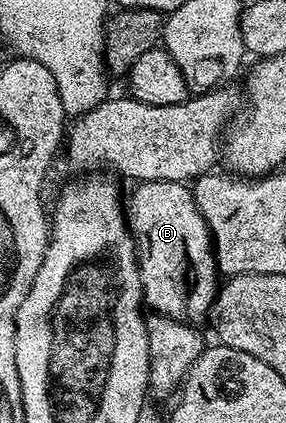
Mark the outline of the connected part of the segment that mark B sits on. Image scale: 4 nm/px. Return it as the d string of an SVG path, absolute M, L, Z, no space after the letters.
M142 181L133 189L136 190L133 191L132 198L127 198L126 201L126 216L130 222L132 238L136 240L136 259L140 263L140 278L144 288L144 305L152 313L161 313L163 317L169 317L175 321L199 322L199 317L204 317L207 313L209 316L216 304L218 292L218 280L216 281L216 277L218 278L218 270L216 268L216 255L212 248L212 232L208 230L206 219L202 219L202 215L198 211L196 200L192 198L192 190L182 181Z

